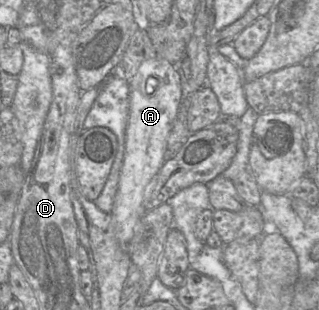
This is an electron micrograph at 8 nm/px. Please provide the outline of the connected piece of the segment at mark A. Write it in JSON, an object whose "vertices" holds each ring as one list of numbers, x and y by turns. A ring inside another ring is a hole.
{"vertices":[[158,55,157,58,146,60,140,65,129,87,129,117,124,159,111,211,116,236,126,248,141,218,146,213,143,200,145,188,167,159,168,137,182,102,180,74,175,70,174,65,159,58],[150,77,158,82,158,87,153,95,145,96,144,87]]}

